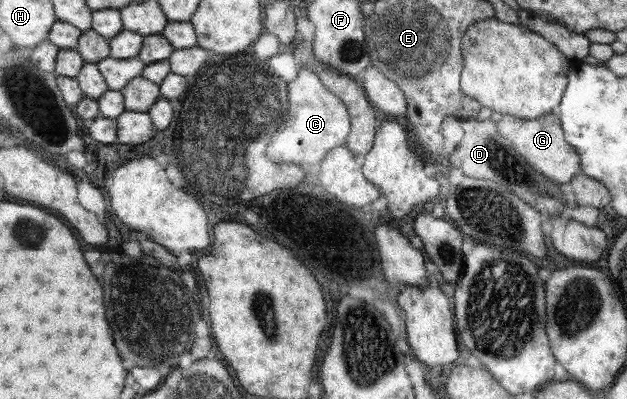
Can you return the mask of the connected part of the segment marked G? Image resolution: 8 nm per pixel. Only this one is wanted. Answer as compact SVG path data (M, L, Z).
M551 112L545 117L539 117L533 120L525 120L513 115L503 115L498 121L499 134L505 136L511 144L515 146L515 150L526 158L531 166L535 167L545 177L551 181L561 185L571 182L575 173L582 170L582 157L575 150L574 146L563 138L562 118L557 112Z

